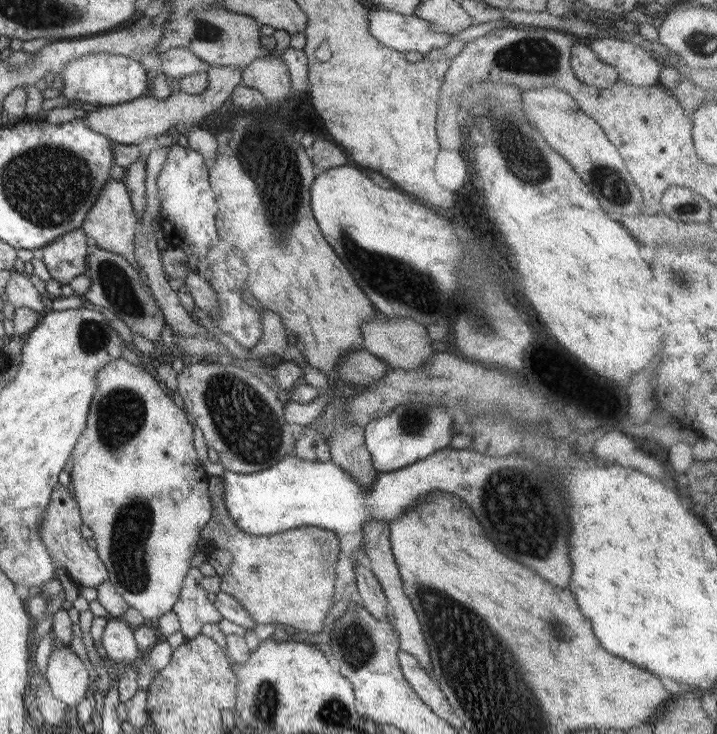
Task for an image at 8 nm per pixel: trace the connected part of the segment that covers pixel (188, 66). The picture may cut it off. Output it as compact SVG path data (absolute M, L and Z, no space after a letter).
M168 48L165 52L158 54L159 64L157 71L179 80L184 76L196 72L206 73L209 65L199 60L188 48Z

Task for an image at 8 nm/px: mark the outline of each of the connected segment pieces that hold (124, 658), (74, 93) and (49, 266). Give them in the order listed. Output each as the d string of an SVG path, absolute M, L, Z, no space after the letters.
M108 617L101 635L101 646L105 656L119 667L129 666L137 658L138 646L134 641L133 629L119 618Z
M96 52L84 54L81 58L64 64L57 76L64 82L61 96L95 107L107 107L145 96L147 77L151 75L143 69L143 65L136 58Z
M81 228L72 230L42 247L42 262L50 278L64 285L83 274L89 247L89 241Z

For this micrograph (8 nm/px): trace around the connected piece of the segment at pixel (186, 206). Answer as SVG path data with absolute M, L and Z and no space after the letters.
M169 146L167 158L156 178L159 194L158 226L163 240L171 249L182 250L193 273L204 278L217 293L218 312L209 317L221 332L231 336L246 349L259 343L261 325L257 310L241 300L239 289L245 289L247 268L239 260L239 252L231 252L231 244L217 238L215 230L215 199L208 181L208 166L203 157L191 148Z

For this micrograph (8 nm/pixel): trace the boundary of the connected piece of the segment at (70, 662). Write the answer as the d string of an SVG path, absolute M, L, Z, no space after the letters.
M68 646L52 649L45 679L53 698L66 704L70 711L74 710L88 693L87 670Z

